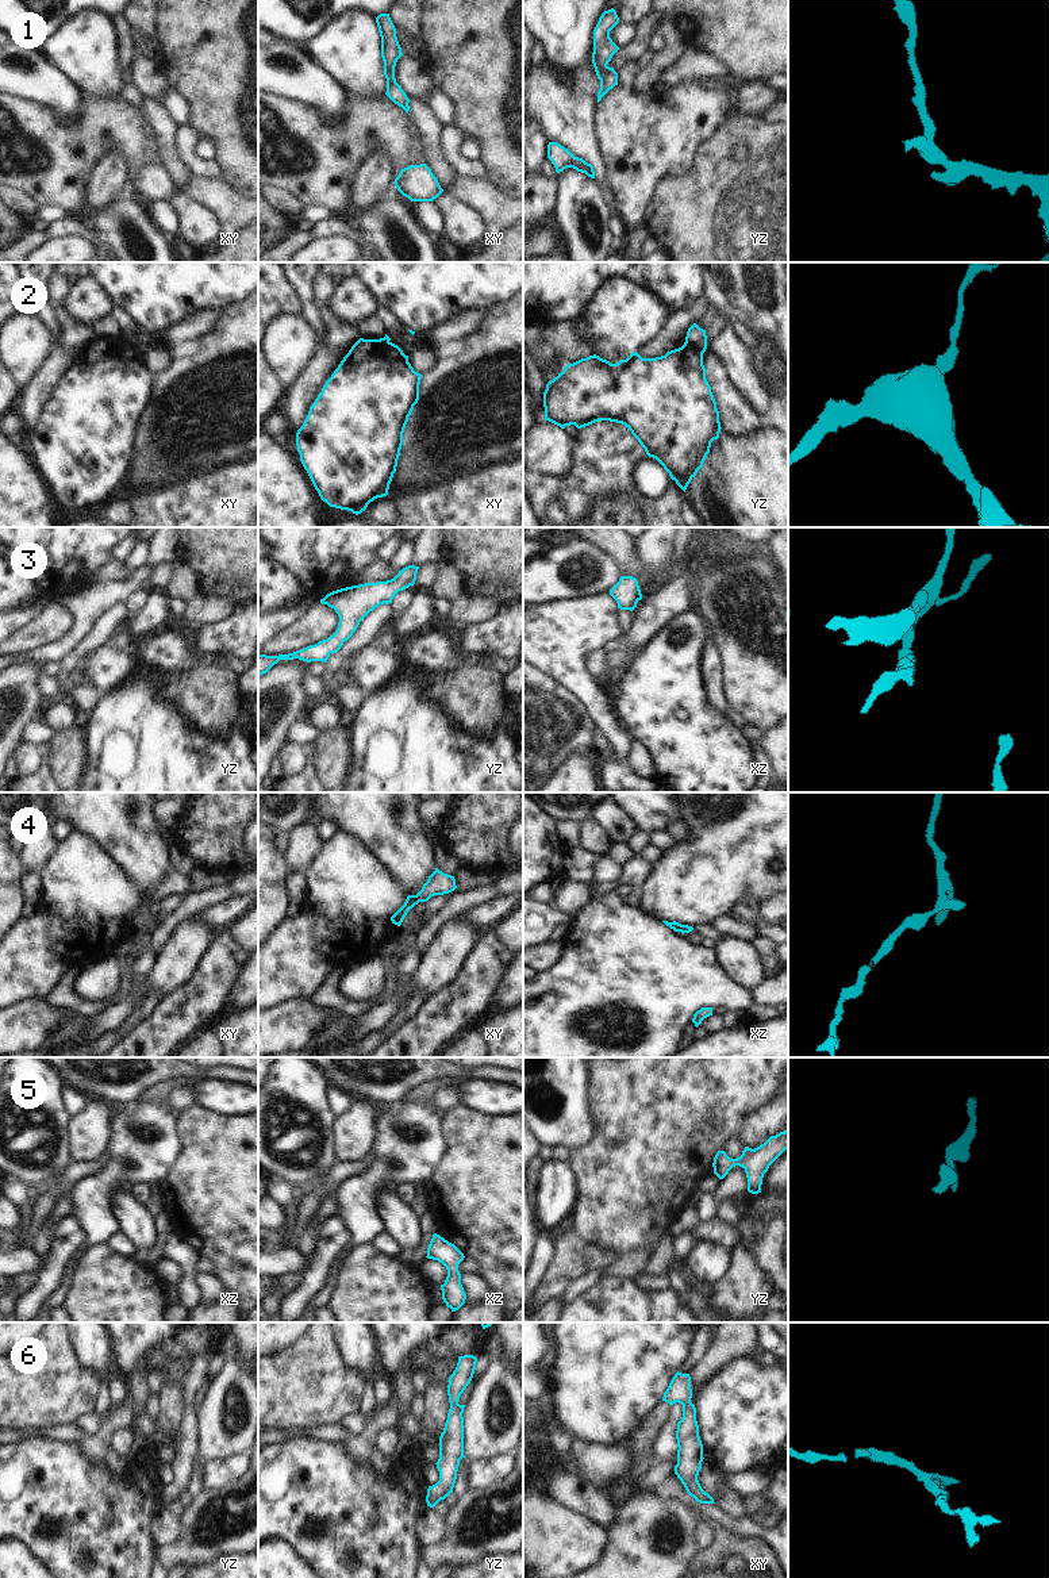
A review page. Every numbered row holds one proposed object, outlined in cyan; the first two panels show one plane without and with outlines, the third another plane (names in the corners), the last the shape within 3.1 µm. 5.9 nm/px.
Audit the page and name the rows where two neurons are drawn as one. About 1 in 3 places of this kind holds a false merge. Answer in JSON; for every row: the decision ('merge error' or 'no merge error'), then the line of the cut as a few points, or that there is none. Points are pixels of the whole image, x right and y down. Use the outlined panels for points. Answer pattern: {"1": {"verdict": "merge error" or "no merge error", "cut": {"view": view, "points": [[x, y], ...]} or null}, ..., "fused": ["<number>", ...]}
{"1": {"verdict": "no merge error", "cut": null}, "2": {"verdict": "merge error", "cut": {"view": "yz", "points": [[686, 340], [702, 353]]}}, "3": {"verdict": "no merge error", "cut": null}, "4": {"verdict": "no merge error", "cut": null}, "5": {"verdict": "no merge error", "cut": null}, "6": {"verdict": "no merge error", "cut": null}, "fused": ["2"]}

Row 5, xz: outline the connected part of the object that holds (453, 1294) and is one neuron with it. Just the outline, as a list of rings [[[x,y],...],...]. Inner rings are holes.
[[[434,1233],[427,1248],[427,1259],[438,1260],[447,1270],[447,1276],[441,1285],[442,1299],[452,1312],[458,1310],[466,1299],[461,1285],[458,1264],[464,1260],[464,1253],[452,1243]]]

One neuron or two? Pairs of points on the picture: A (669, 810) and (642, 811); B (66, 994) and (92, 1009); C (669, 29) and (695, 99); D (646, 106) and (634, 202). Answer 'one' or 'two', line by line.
A: one
B: one
C: two
D: one

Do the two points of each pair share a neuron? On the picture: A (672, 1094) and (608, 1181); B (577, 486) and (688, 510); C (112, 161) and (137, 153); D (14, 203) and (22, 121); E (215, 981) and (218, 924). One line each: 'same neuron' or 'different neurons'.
A: same neuron
B: different neurons
C: different neurons
D: different neurons
E: different neurons

